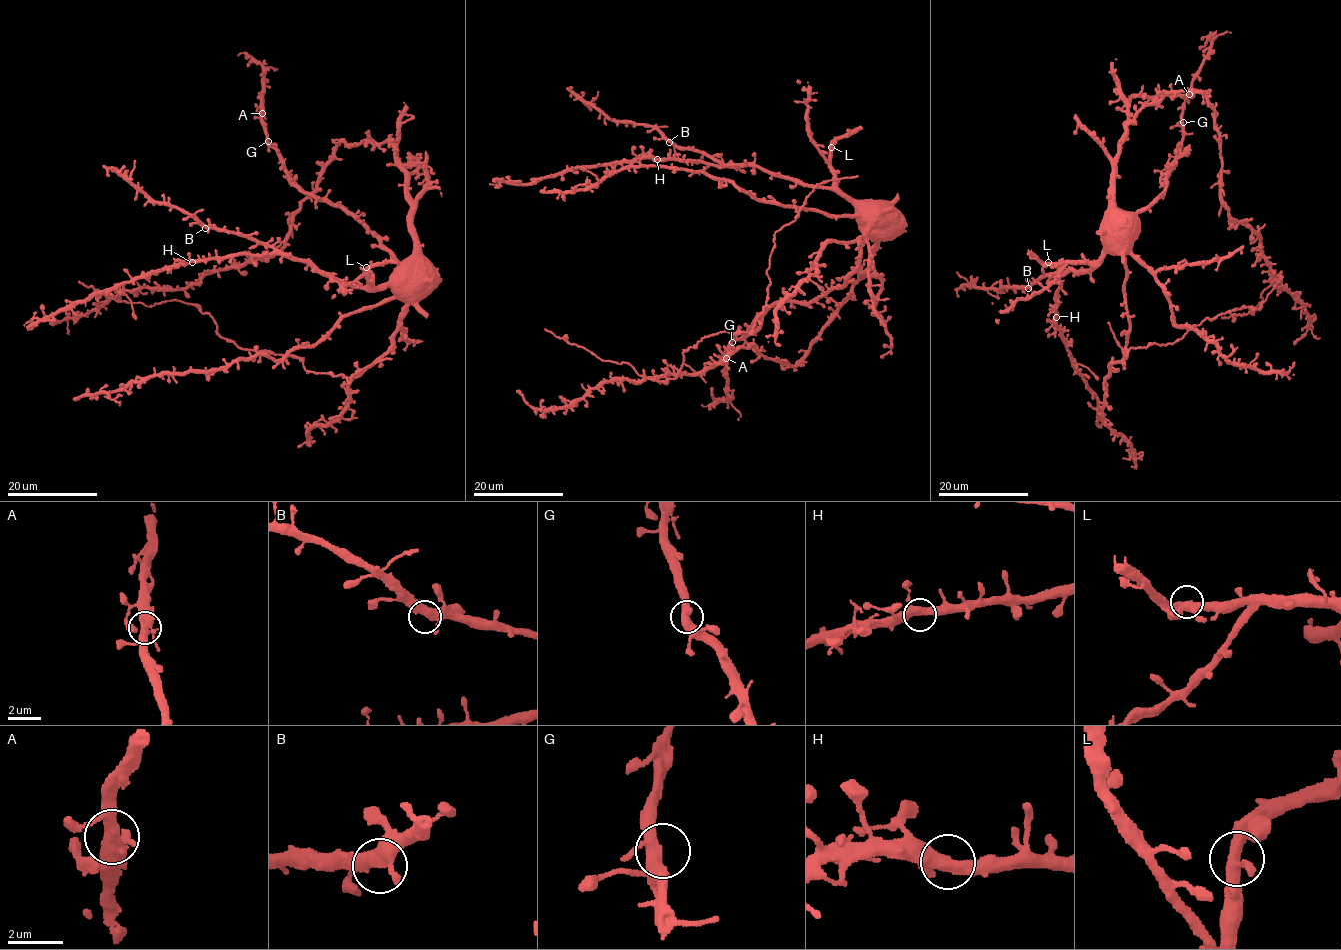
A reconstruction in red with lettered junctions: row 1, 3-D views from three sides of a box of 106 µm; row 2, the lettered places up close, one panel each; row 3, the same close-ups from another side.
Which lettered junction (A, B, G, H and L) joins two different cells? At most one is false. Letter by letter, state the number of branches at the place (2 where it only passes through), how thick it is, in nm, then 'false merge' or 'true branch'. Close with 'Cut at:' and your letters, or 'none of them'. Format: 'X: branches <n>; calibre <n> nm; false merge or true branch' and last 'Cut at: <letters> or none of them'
A: branches 3; calibre 360 nm; true branch
B: branches 3; calibre 360 nm; true branch
G: branches 3; calibre 360 nm; true branch
H: branches 3; calibre 400 nm; true branch
L: branches 3; calibre 360 nm; true branch
Cut at: none of them

